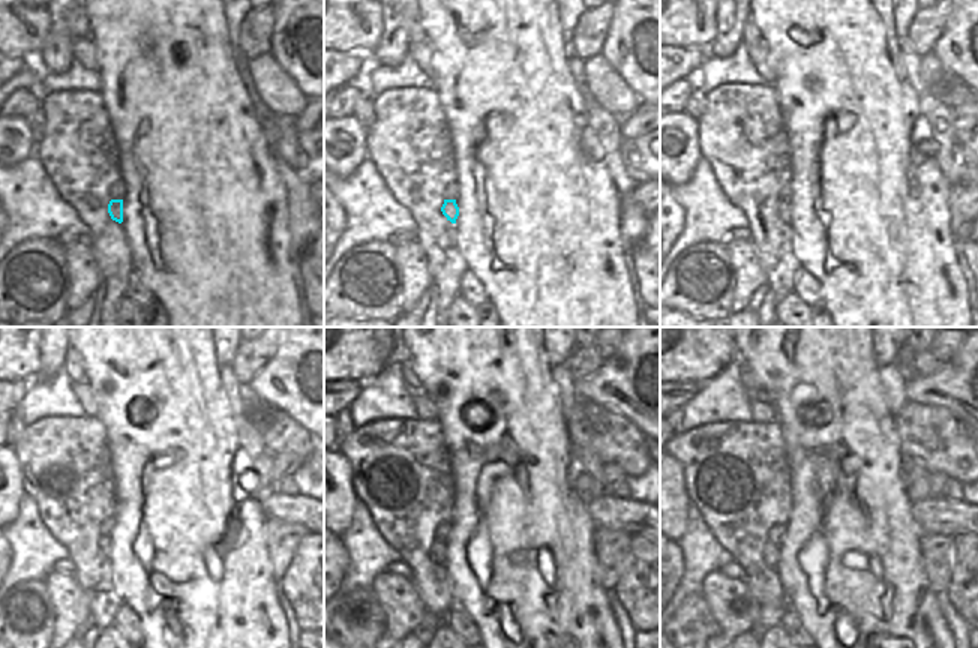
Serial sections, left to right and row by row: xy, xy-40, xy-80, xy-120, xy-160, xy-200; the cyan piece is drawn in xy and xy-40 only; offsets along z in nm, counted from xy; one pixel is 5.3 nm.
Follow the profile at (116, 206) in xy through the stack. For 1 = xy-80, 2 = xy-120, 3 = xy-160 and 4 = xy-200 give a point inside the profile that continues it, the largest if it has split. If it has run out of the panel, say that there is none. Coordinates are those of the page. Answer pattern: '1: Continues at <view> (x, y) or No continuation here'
1: Continues at xy-80 (783, 209)
2: Continues at xy-120 (104, 543)
3: Continues at xy-160 (438, 551)
4: Continues at xy-200 (771, 552).

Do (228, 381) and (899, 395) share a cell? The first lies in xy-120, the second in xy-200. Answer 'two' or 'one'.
one

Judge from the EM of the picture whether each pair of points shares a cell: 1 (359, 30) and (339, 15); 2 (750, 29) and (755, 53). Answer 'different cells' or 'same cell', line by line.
1: same cell
2: different cells

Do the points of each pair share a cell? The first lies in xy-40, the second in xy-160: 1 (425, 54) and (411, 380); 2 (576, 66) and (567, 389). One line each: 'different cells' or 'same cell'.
1: different cells
2: same cell

